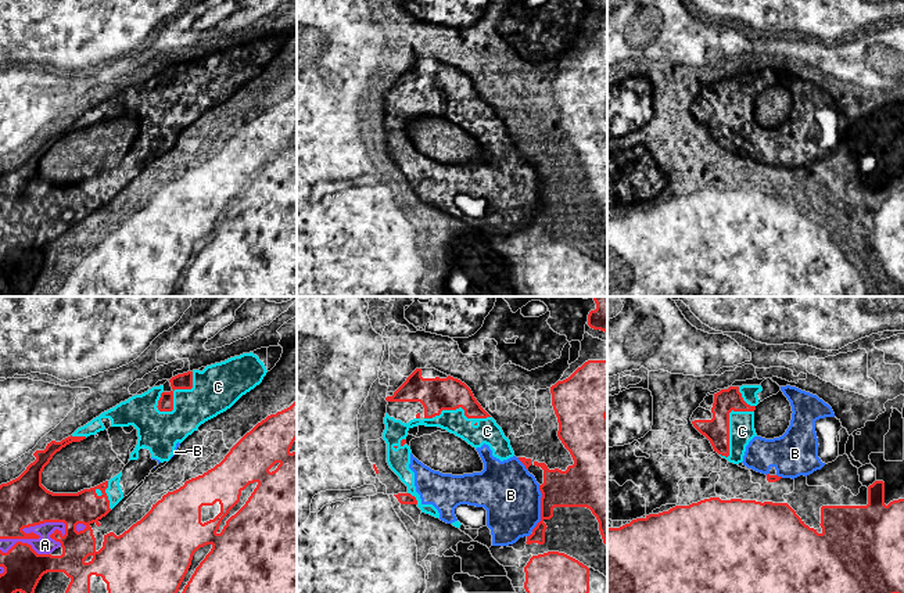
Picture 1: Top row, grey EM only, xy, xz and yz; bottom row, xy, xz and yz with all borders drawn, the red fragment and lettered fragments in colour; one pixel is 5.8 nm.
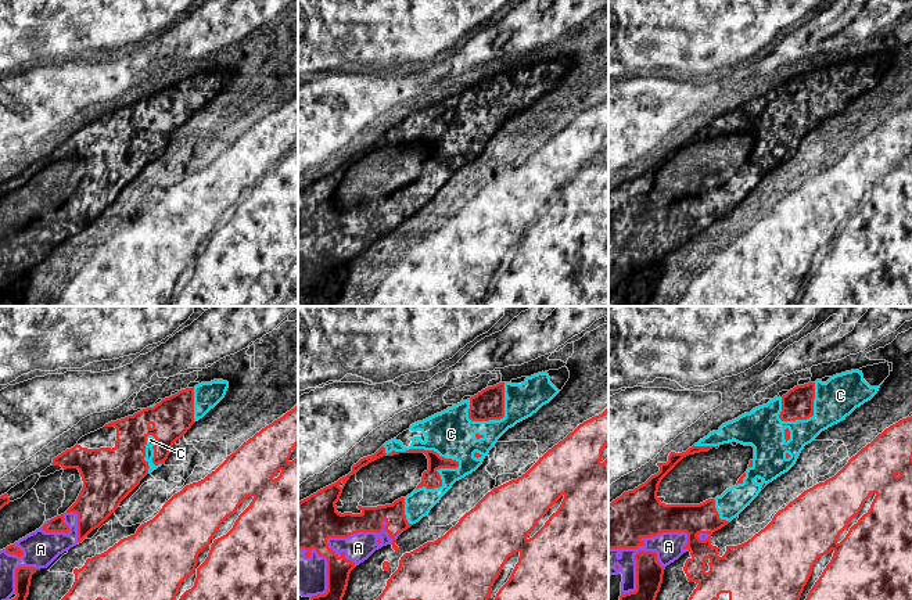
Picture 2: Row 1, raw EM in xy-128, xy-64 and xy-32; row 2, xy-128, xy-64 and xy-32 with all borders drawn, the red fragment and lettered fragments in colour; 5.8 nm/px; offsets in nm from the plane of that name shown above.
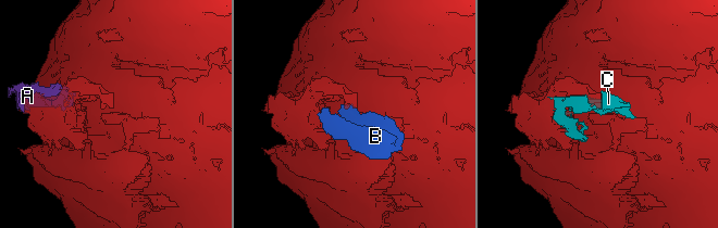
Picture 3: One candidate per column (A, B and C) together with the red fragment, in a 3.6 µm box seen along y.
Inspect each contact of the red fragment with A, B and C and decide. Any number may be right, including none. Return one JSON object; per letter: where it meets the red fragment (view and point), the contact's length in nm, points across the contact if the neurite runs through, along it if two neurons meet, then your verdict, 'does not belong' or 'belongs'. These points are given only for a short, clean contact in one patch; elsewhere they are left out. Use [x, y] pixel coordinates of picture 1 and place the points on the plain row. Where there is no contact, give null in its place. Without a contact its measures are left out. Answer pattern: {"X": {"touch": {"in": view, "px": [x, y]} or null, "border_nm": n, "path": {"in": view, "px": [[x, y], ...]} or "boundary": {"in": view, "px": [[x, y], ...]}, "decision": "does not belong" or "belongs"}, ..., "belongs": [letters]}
{"A": {"touch": {"in": "xy", "px": [31, 222]}, "border_nm": 400, "decision": "does not belong"}, "B": {"touch": {"in": "xz", "px": [541, 198]}, "border_nm": 280, "decision": "does not belong"}, "C": {"touch": {"in": "xy", "px": [175, 78]}, "border_nm": 300, "decision": "does not belong"}, "belongs": []}

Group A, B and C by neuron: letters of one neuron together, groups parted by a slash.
A B C

